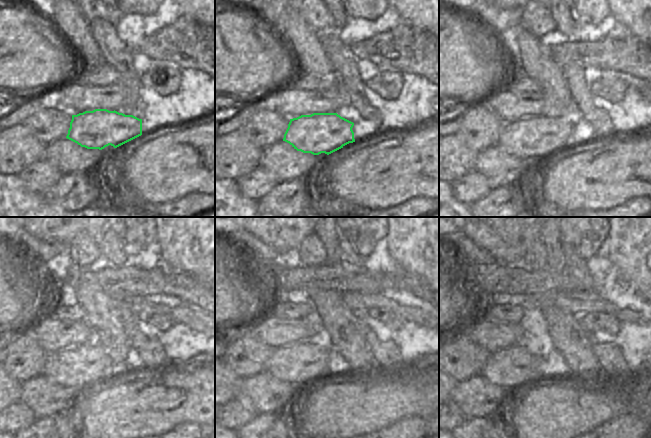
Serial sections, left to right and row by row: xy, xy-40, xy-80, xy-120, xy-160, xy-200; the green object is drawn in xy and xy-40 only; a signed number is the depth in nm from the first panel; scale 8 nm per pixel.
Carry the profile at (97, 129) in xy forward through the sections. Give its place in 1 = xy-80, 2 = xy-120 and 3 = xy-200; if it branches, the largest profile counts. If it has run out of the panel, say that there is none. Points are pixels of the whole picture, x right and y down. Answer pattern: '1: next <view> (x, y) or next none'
1: next xy-80 (539, 136)
2: next xy-120 (76, 365)
3: next xy-200 (513, 365)

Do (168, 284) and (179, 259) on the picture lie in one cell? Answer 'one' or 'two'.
two

